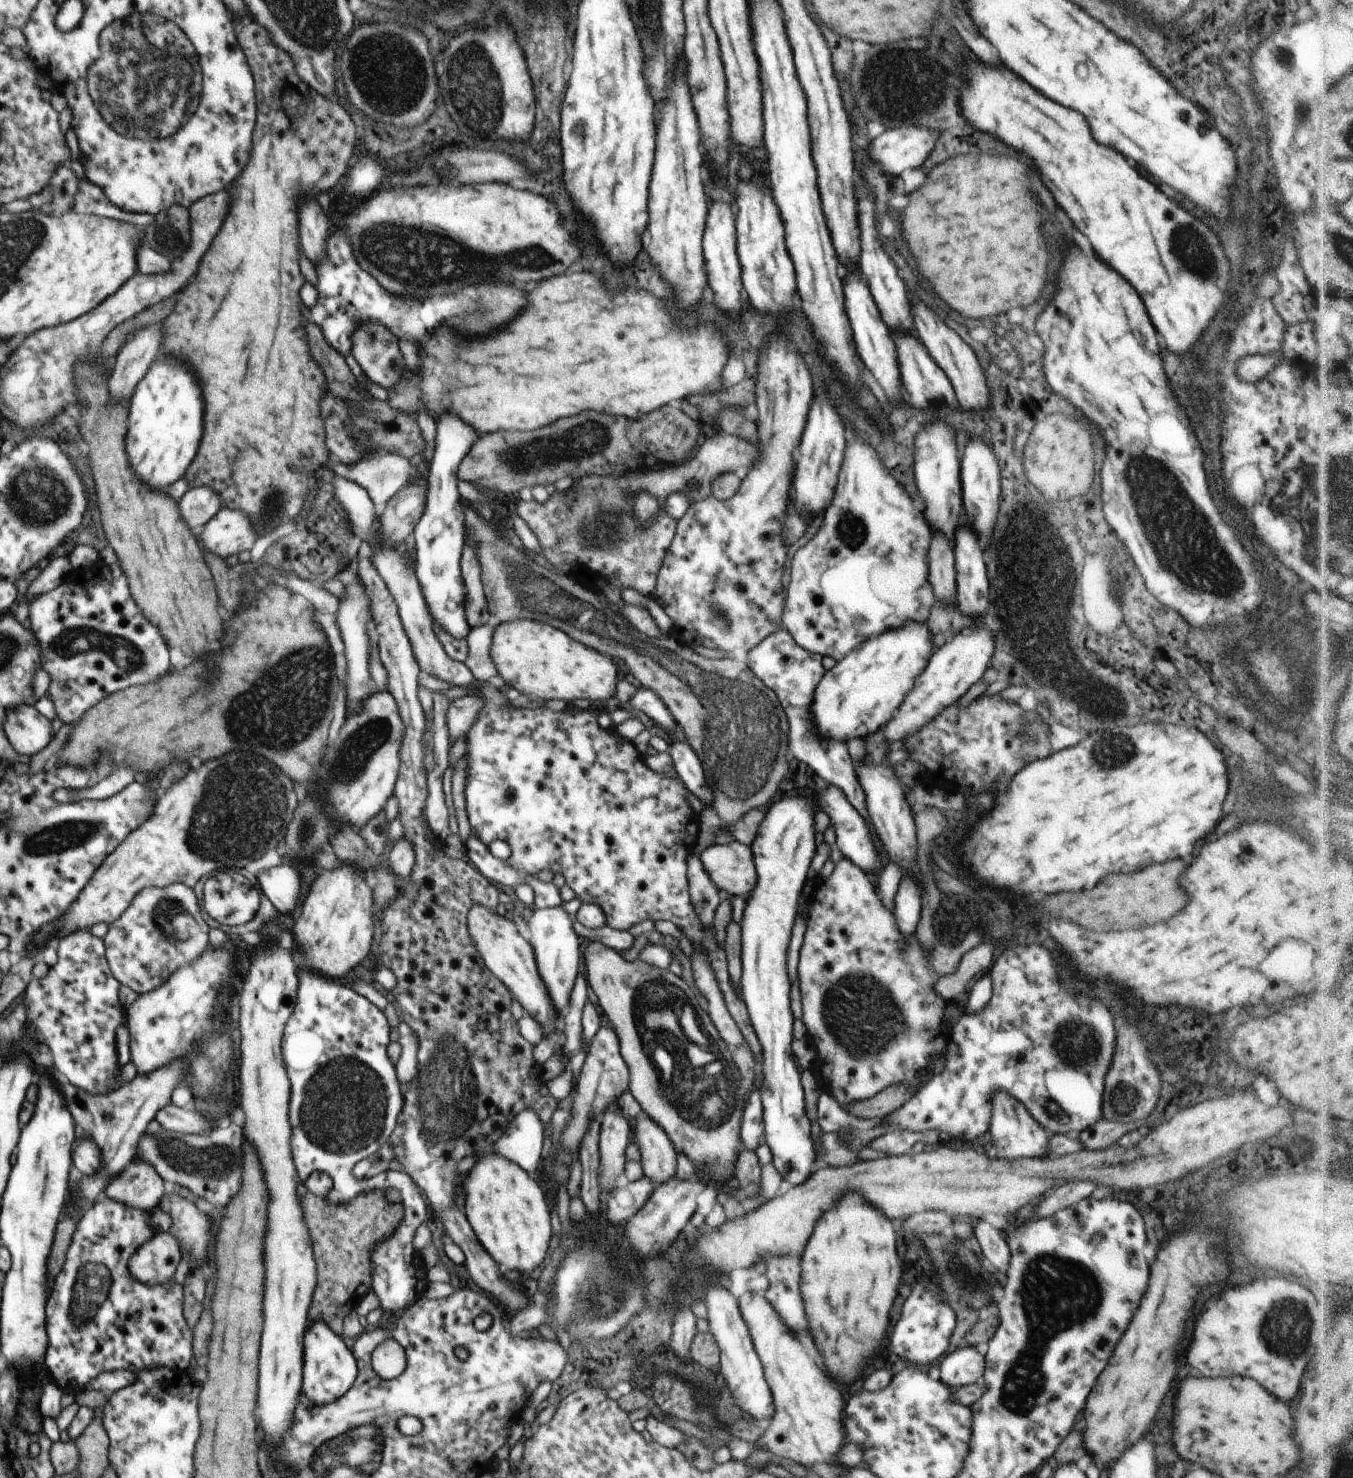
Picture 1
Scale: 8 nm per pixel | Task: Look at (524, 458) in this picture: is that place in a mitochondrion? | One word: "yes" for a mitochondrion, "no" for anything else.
yes

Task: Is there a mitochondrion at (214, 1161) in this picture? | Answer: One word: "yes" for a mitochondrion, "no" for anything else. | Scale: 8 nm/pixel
yes

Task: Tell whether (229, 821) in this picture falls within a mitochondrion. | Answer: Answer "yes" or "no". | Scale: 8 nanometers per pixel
yes

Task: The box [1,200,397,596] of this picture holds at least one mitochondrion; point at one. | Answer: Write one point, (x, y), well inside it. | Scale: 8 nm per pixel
(38, 494)

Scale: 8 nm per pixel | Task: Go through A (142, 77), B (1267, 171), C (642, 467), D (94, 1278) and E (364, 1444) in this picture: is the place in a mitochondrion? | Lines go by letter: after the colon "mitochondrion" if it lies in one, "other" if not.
A: mitochondrion
B: other
C: other
D: mitochondrion
E: mitochondrion

